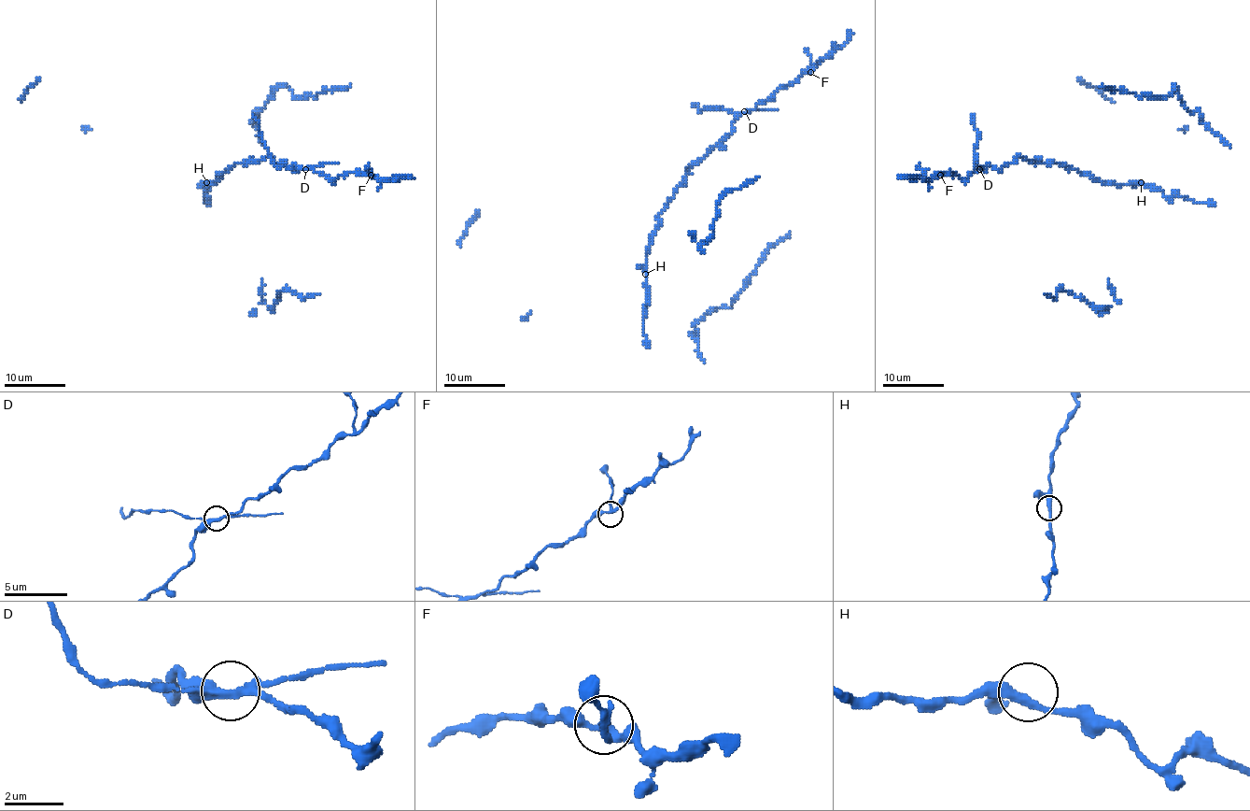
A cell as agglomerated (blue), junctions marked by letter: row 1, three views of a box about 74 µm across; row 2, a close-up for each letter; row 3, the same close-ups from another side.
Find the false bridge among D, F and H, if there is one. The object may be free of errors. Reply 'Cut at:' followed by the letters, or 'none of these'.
Cut at: D

